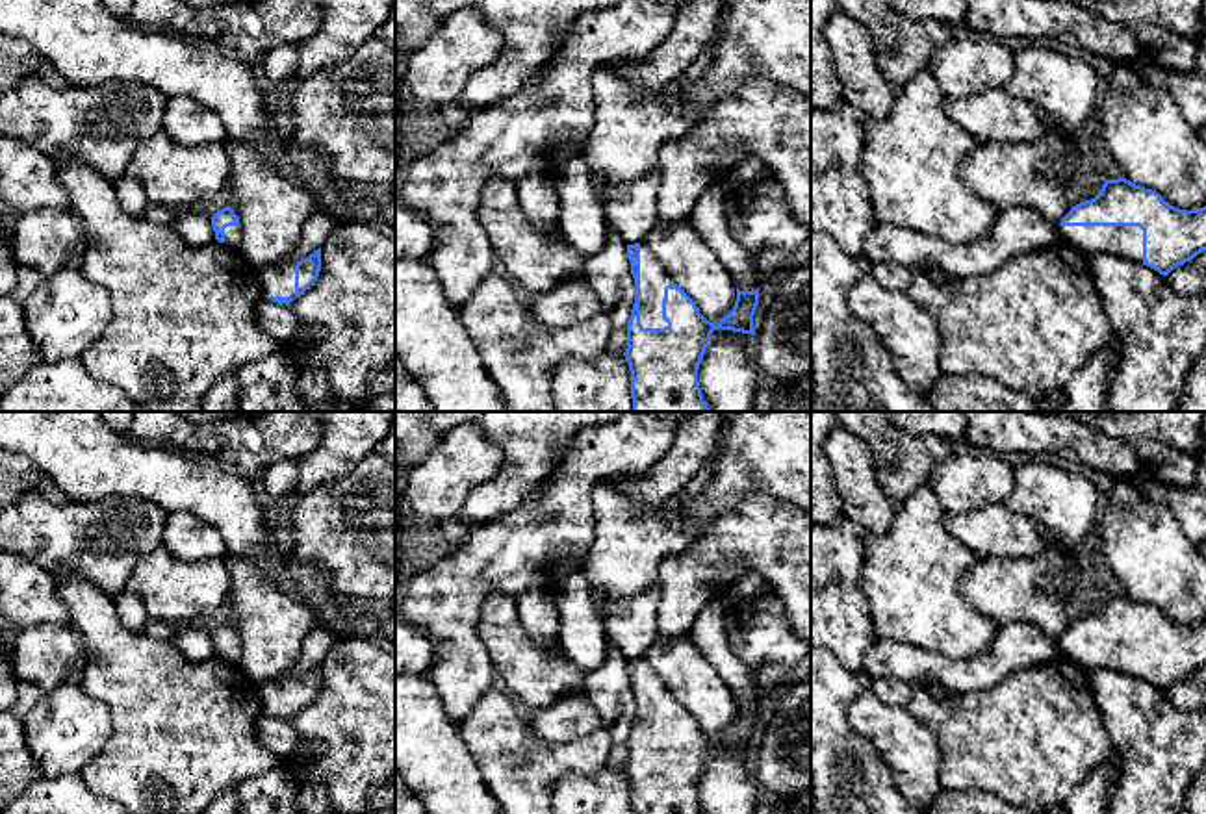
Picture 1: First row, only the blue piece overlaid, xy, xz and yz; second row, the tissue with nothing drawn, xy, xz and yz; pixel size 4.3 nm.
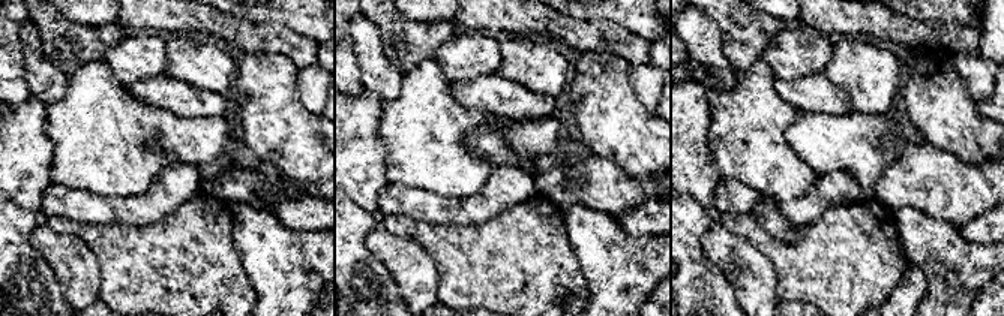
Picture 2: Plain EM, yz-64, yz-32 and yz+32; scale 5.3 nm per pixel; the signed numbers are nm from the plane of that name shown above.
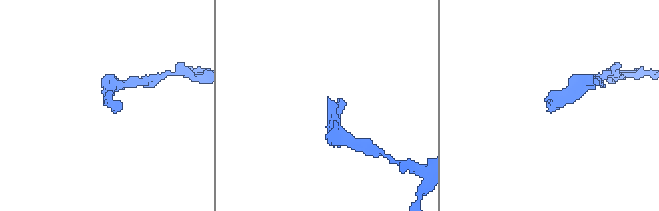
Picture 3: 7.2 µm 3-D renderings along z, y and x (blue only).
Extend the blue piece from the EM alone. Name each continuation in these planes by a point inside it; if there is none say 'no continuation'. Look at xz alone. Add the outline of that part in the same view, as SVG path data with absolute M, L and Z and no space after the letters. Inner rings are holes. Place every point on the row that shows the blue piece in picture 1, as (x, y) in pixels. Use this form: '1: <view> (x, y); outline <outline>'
1: xz (654, 279); outline M640 243L640 324L644 328L664 328L662 319L664 287L675 284L655 254Z

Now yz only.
1: yz (1127, 241); outline M1058 226L1058 234L1087 258L1117 254L1143 263L1143 230L1139 226Z

